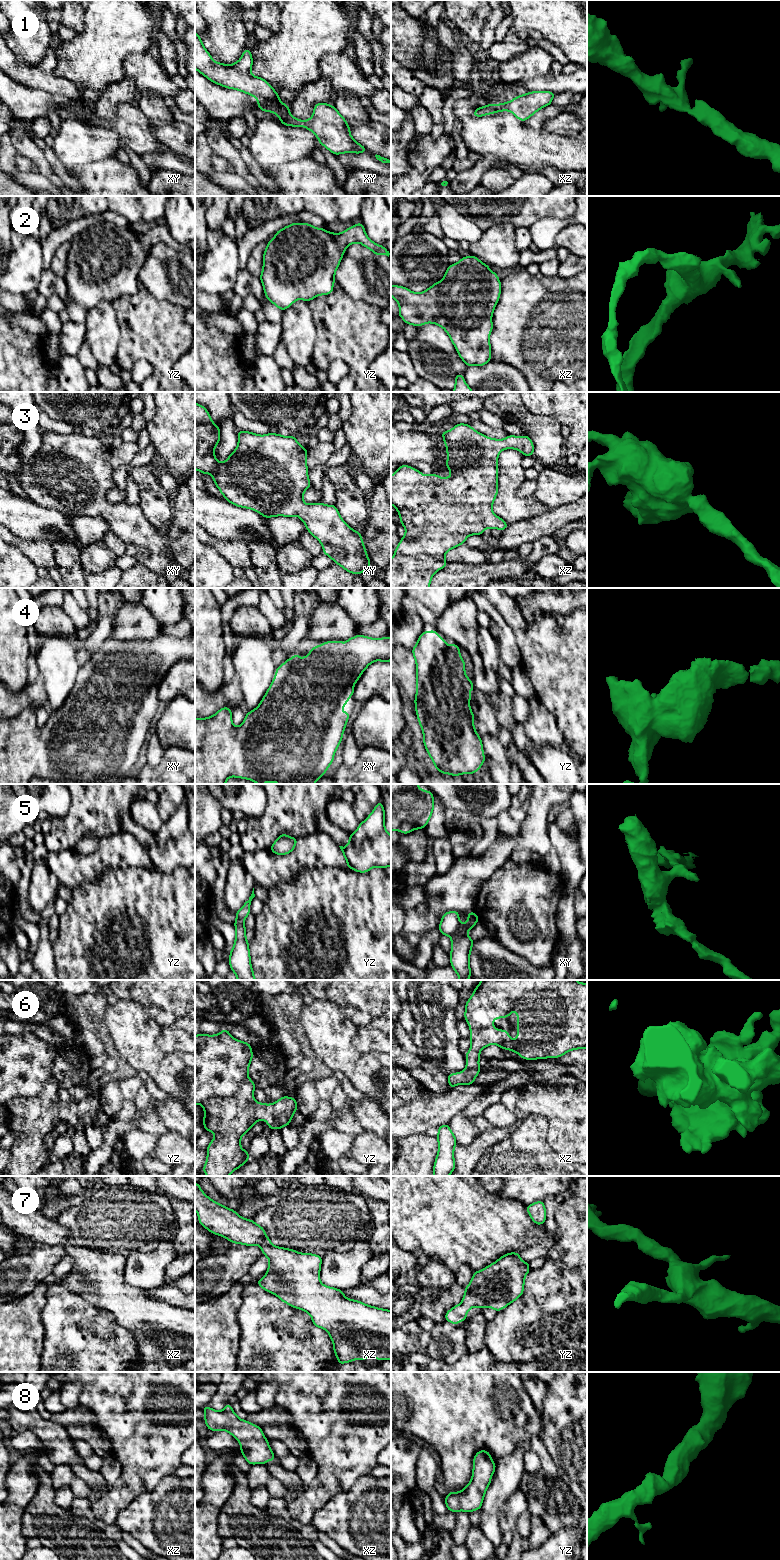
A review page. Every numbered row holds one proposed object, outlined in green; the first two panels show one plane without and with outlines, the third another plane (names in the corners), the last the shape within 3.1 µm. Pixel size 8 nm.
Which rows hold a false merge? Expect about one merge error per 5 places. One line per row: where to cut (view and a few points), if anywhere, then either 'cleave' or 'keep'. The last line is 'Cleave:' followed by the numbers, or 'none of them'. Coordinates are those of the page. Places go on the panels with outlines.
1: no cut; keep
2: no cut; keep
3: no cut; keep
4: no cut; keep
5: cut in xy along (461, 923), (450, 936); cleave
6: no cut; keep
7: no cut; keep
8: no cut; keep
Cleave: 5

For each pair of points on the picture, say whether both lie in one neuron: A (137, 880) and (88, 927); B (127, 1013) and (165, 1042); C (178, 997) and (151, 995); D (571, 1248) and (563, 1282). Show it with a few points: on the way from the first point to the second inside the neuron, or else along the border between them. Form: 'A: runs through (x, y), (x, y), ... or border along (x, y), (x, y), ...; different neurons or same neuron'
A: runs through (125, 892), (99, 918); same neuron
B: border along (162, 1027), (157, 1045), (164, 1052), (173, 1054); different neurons
C: runs through (171, 995), (158, 995); same neuron
D: border along (547, 1256), (561, 1260), (571, 1268), (576, 1267); different neurons

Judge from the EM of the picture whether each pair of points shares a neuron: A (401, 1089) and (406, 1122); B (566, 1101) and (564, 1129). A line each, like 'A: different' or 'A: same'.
A: different
B: same

